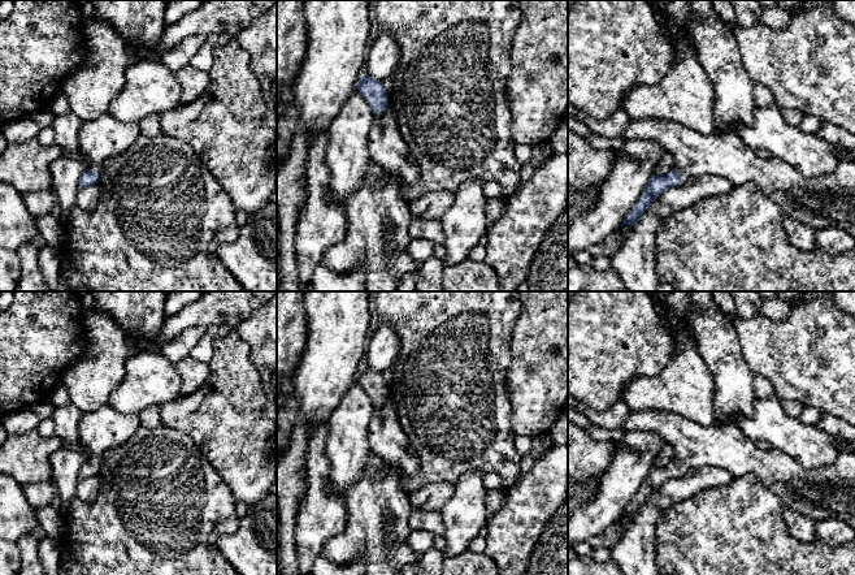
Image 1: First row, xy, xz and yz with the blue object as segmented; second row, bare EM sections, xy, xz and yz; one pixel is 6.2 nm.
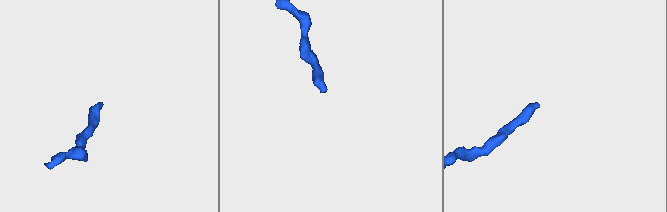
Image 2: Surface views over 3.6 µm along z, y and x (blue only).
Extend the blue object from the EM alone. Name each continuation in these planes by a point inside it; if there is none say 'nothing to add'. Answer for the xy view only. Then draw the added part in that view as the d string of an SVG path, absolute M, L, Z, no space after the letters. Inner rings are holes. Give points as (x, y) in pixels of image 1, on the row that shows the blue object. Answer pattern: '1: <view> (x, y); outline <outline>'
1: xy (102, 138); outline M107 112L82 124L78 154L87 160L88 170L99 173L107 159L122 154L139 135L139 122L121 122Z

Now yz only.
1: yz (828, 200); outline M660 118L632 120L622 135L626 139L652 139L673 157L673 169L682 181L706 174L728 178L733 186L748 182L758 187L782 211L782 215L815 230L837 228L855 239L855 163L841 161L829 174L807 177L793 165L777 159L759 157L735 131L717 129L709 134L691 130L678 122Z

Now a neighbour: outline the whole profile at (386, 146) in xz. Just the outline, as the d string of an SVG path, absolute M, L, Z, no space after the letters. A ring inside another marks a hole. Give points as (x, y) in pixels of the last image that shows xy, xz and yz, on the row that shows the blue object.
M390 107L382 113L374 113L373 125L368 134L368 144L370 159L383 168L407 178L417 176L417 163L409 154L394 122Z

